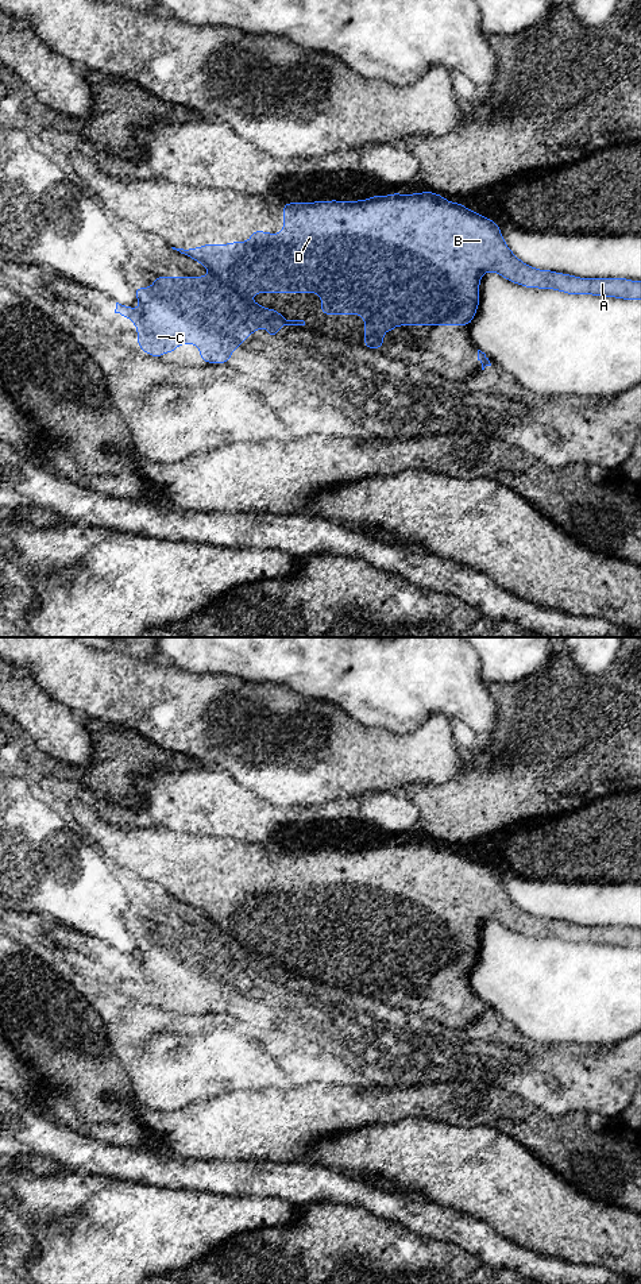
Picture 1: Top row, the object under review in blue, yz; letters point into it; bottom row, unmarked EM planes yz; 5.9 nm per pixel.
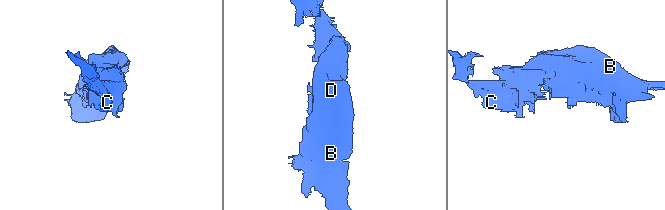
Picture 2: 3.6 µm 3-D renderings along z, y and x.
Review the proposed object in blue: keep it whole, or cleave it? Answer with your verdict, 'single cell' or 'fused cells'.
fused cells

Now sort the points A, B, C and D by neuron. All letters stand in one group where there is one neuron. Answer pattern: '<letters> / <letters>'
A B D / C

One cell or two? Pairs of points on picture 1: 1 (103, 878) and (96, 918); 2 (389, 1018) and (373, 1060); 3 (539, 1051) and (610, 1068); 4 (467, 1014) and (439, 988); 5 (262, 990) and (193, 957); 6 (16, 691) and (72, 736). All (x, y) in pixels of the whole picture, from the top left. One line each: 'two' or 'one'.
1: one
2: one
3: one
4: one
5: one
6: one

